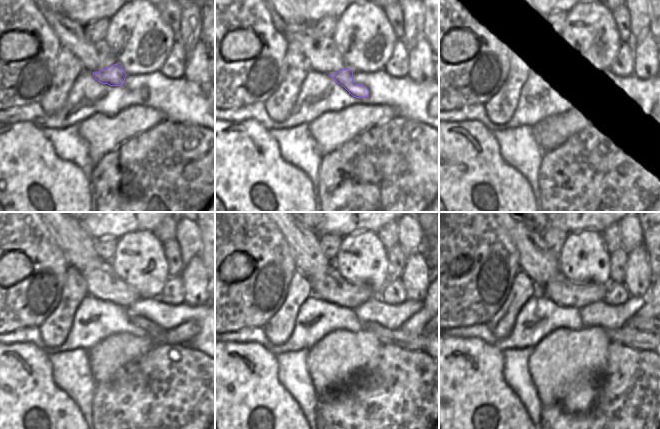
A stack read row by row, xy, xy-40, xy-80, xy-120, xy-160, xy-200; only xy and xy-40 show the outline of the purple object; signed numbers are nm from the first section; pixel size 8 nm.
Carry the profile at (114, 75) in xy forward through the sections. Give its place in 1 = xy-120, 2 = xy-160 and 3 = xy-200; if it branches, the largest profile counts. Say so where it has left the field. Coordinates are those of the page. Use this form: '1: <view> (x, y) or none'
1: xy-120 (156, 333)
2: xy-160 (398, 337)
3: xy-200 (627, 336)

